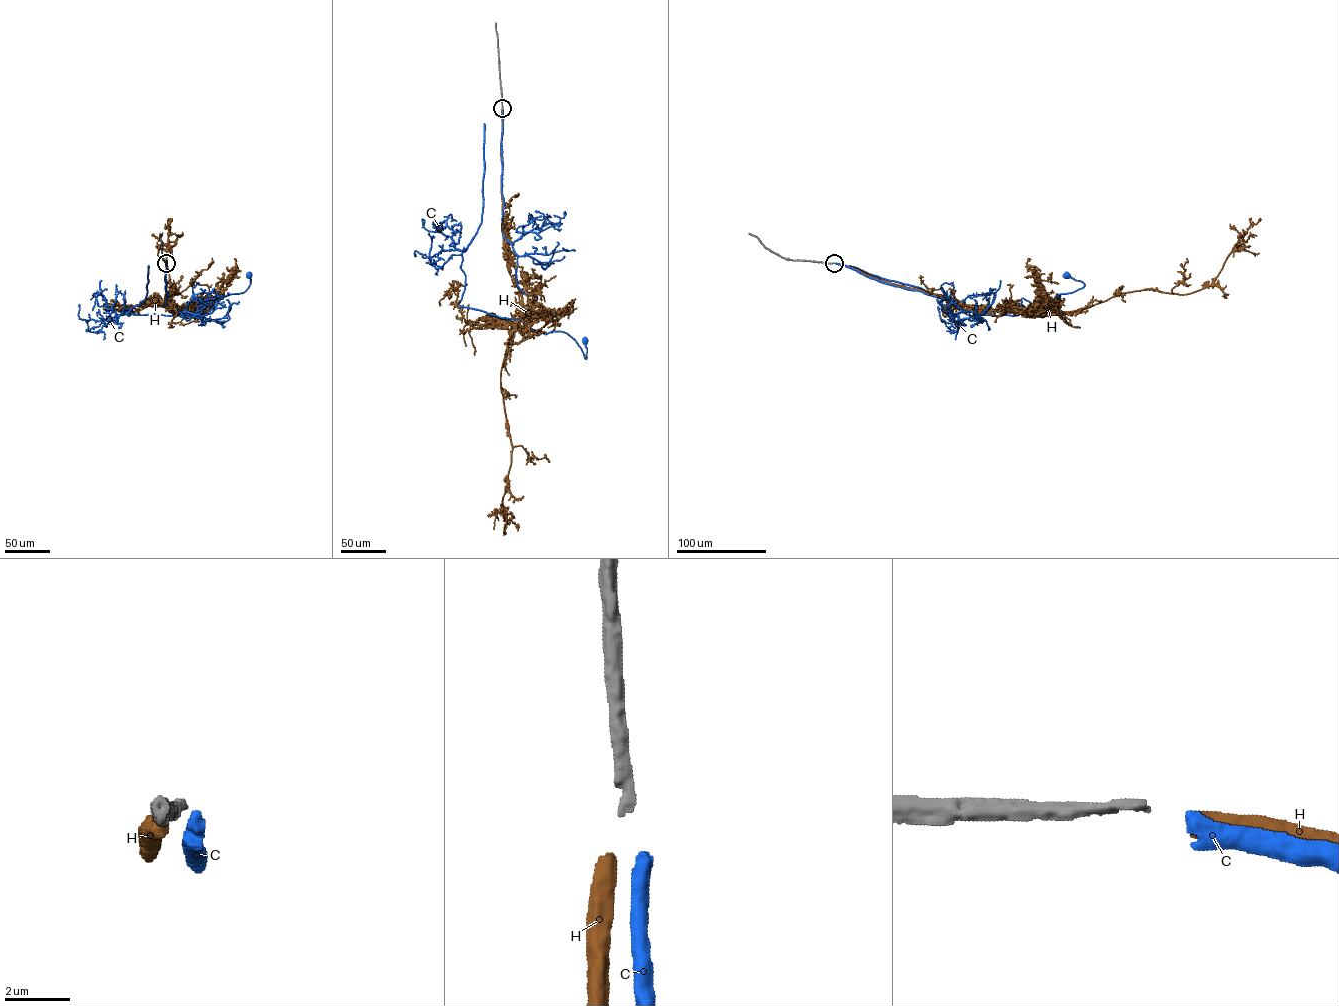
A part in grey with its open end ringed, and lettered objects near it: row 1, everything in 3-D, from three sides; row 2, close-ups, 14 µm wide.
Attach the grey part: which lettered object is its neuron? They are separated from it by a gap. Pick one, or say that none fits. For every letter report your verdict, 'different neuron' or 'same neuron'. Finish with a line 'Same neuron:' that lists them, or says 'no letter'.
C: different neuron
H: different neuron
Same neuron: no letter

